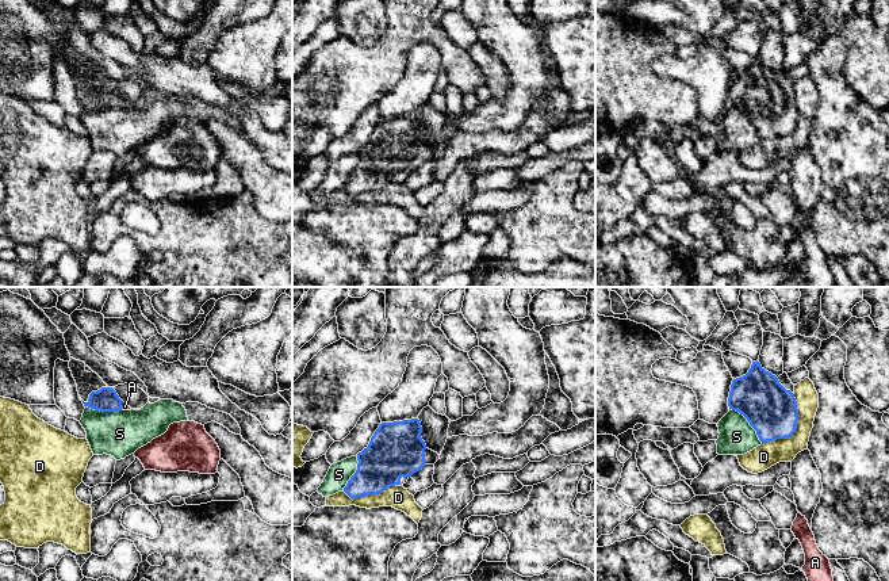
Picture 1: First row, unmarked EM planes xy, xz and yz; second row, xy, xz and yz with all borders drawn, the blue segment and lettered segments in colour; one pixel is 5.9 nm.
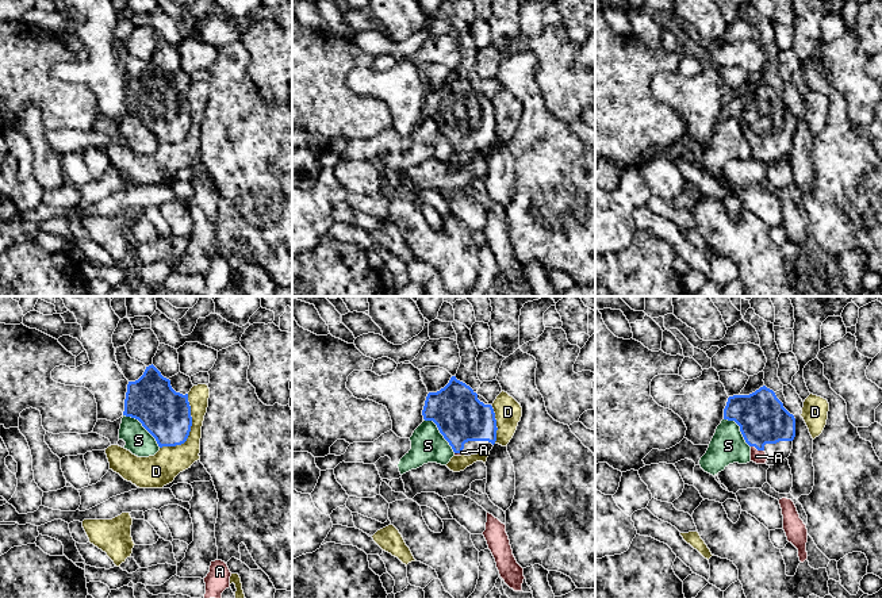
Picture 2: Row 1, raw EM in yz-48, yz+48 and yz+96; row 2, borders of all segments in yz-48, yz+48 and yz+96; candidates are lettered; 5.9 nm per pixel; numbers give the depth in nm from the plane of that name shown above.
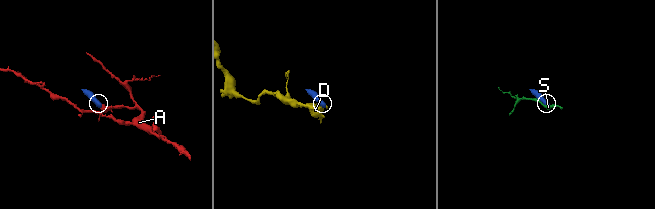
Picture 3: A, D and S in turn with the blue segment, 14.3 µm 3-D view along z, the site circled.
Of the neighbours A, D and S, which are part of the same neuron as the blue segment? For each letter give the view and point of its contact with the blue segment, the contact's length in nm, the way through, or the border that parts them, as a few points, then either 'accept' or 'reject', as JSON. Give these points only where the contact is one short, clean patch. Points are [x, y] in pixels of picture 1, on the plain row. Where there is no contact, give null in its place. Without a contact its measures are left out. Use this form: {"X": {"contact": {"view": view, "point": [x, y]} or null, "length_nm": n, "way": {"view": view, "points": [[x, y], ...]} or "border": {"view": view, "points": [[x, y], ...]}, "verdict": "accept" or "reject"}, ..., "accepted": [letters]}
{"A": {"contact": {"view": "xy", "point": [121, 102]}, "length_nm": 60, "way": {"view": "xy", "points": [[106, 96], [121, 102], [125, 103]]}, "verdict": "accept"}, "D": {"contact": {"view": "yz", "point": [796, 125]}, "length_nm": 360, "verdict": "reject"}, "S": {"contact": {"view": "yz", "point": [748, 118]}, "length_nm": 300, "verdict": "reject"}, "accepted": ["A"]}

